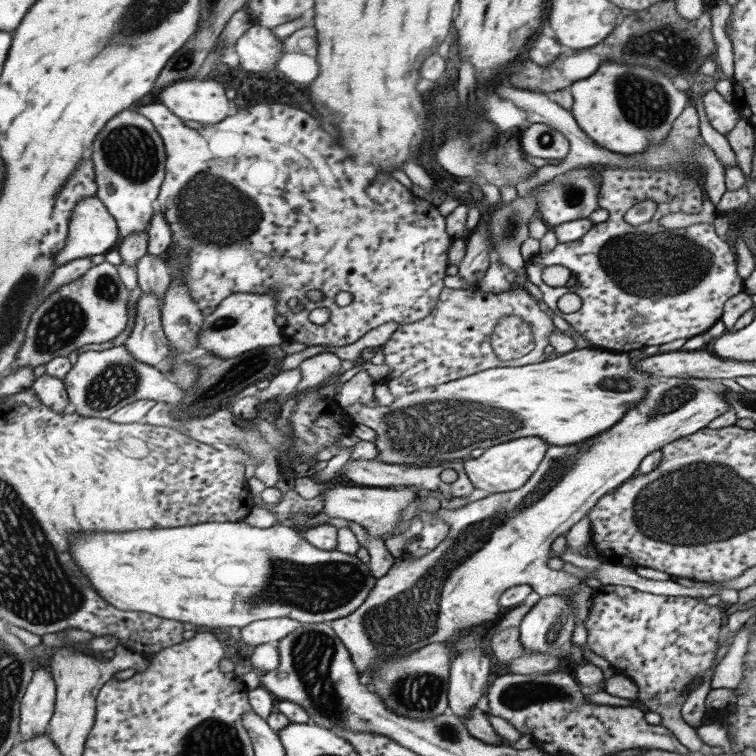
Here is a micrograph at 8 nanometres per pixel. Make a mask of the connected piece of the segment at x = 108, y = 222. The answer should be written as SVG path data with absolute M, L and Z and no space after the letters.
M96 196L79 198L71 210L65 245L54 255L54 268L57 269L76 259L106 254L117 245L118 241L119 234L115 219L107 212L103 203Z

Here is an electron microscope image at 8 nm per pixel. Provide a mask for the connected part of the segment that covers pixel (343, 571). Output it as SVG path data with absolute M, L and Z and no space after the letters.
M243 522L195 524L191 526L179 526L177 528L159 528L159 530L145 530L145 532L123 532L123 534L93 534L93 536L79 536L71 542L71 554L81 572L85 572L87 581L93 584L93 588L99 592L99 596L109 602L112 607L119 610L137 610L137 612L149 612L155 616L189 622L194 626L208 626L208 628L221 628L222 626L235 626L243 628L255 620L267 618L291 618L300 623L326 623L340 619L353 612L367 596L369 590L374 588L376 579L369 572L366 559L361 561L359 557L351 553L343 553L337 549L325 550L313 547L309 541L305 541L300 531L293 526L274 524L270 527L253 527Z

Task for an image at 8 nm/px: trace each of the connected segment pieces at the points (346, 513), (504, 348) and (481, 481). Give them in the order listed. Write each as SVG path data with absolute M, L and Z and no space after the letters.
M332 485L326 488L321 494L323 496L323 513L330 518L341 518L354 522L365 529L367 536L373 540L387 540L393 536L393 530L400 524L401 510L411 502L415 494L401 487L379 487L379 486L359 486Z
M520 317L499 318L491 331L491 348L499 360L512 362L534 346L530 325Z
M523 436L523 438L507 440L507 442L486 448L476 458L464 458L462 460L463 472L465 472L473 487L486 490L490 494L517 490L535 472L535 468L544 457L547 447L547 442L543 442L537 436Z

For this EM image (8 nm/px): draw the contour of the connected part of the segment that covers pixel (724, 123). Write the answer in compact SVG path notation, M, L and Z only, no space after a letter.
M713 88L702 90L701 104L709 126L719 134L727 134L740 118L731 102L726 101Z

